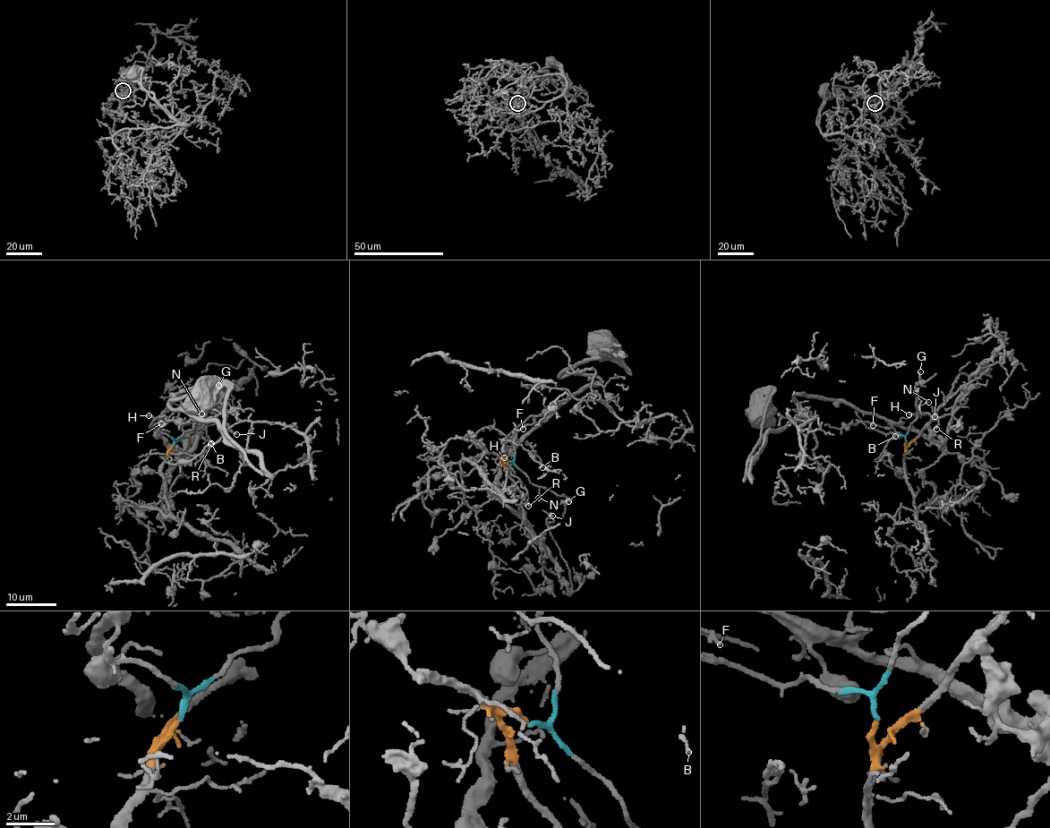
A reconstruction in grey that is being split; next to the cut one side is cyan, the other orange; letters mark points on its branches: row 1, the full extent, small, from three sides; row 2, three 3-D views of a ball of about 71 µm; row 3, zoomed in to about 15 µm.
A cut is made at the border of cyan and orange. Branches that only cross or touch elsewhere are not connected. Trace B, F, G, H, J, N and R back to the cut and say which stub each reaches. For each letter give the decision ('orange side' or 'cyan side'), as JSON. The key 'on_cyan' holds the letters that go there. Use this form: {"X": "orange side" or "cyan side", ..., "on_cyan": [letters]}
{"B": "orange side", "F": "cyan side", "G": "cyan side", "H": "orange side", "J": "orange side", "N": "cyan side", "R": "orange side", "on_cyan": ["F", "G", "N"]}

